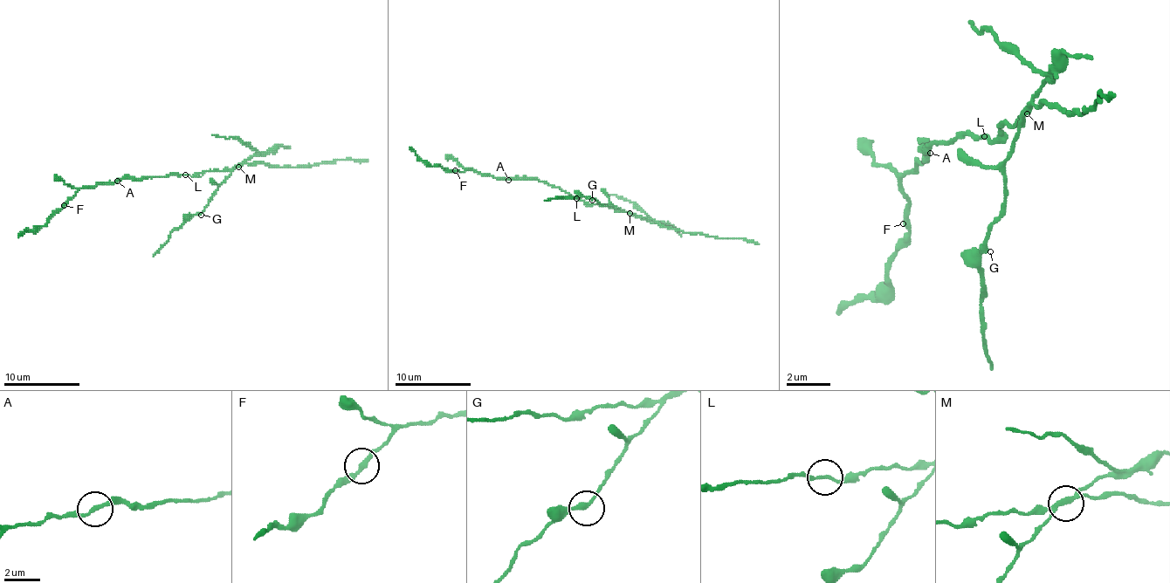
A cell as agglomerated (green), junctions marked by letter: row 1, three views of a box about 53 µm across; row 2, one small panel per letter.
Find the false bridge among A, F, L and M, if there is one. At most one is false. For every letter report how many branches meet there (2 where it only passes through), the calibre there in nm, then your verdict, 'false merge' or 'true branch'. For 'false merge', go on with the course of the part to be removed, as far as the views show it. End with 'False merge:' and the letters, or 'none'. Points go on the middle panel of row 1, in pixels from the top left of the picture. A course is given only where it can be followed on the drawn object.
A: branches 2; calibre 200 nm; true branch
F: branches 2; calibre 240 nm; true branch
L: branches 2; calibre 160 nm; true branch
M: branches 3; calibre 180 nm; false merge; course (629, 214), (613, 206), (603, 206), (586, 196), (558, 196), (544, 200)
False merge: M

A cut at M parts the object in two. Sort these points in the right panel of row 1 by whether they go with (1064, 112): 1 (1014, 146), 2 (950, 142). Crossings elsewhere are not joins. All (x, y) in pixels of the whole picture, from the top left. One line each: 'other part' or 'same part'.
1: other part
2: same part

